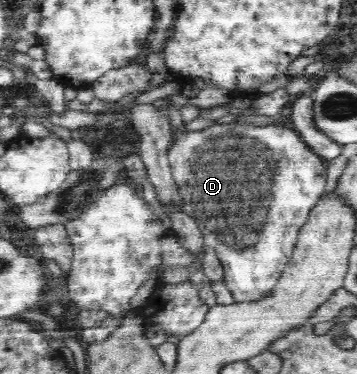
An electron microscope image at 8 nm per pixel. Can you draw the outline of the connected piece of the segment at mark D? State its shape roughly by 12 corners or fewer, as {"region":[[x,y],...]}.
{"region":[[174,130],[183,209],[235,303],[265,298],[327,188],[298,132]]}

